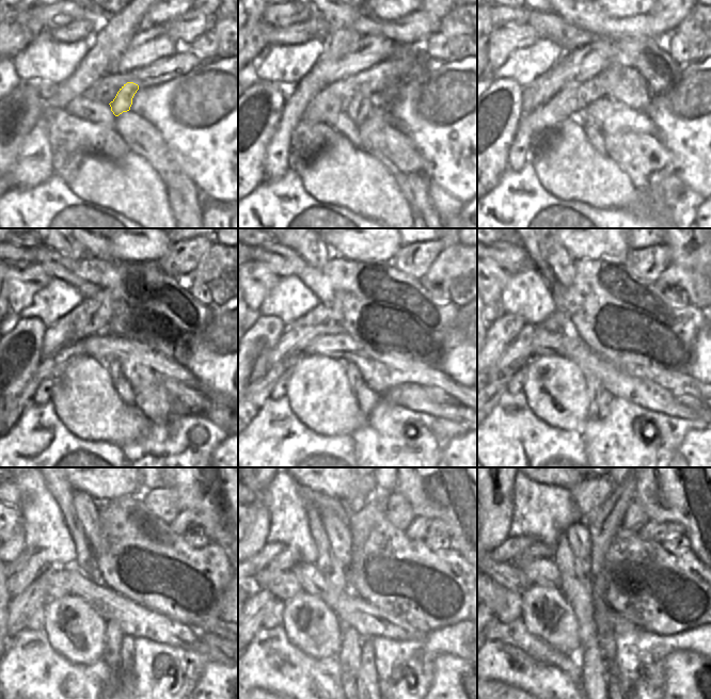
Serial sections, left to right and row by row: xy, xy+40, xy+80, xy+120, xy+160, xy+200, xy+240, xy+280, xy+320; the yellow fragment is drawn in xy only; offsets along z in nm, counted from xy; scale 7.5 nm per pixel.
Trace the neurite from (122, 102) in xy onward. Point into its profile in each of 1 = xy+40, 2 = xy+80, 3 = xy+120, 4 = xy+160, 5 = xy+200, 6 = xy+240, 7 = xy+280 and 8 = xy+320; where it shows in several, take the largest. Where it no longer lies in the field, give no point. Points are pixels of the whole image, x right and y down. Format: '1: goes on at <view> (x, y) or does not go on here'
1: goes on at xy+40 (361, 104)
2: goes on at xy+80 (587, 120)
3: goes on at xy+120 (112, 365)
4: goes on at xy+160 (354, 378)
5: goes on at xy+200 (594, 386)
6: goes on at xy+240 (113, 634)
7: goes on at xy+280 (352, 683)
8: goes on at xy+320 (594, 668)

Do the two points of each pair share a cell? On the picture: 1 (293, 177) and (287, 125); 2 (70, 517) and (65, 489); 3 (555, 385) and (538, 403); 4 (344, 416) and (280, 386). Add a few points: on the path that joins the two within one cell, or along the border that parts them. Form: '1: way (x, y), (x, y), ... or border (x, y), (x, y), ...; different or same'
1: border (290, 165), (280, 177), (269, 179); different
2: way (67, 510), (65, 495); same
3: way (548, 384), (542, 384), (539, 387), (539, 396); same
4: border (288, 375), (285, 395); different

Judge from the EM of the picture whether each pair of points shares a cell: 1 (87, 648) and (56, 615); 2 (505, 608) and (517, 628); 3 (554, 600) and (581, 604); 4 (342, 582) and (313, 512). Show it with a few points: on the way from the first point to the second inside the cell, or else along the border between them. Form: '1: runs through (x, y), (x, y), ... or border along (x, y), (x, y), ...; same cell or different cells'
1: runs through (80, 639), (64, 623); same cell
2: border along (494, 617), (505, 623), (520, 618); different cells
3: border along (559, 589), (571, 608), (578, 624); different cells
4: runs through (328, 565), (325, 559), (322, 543), (316, 529); same cell

